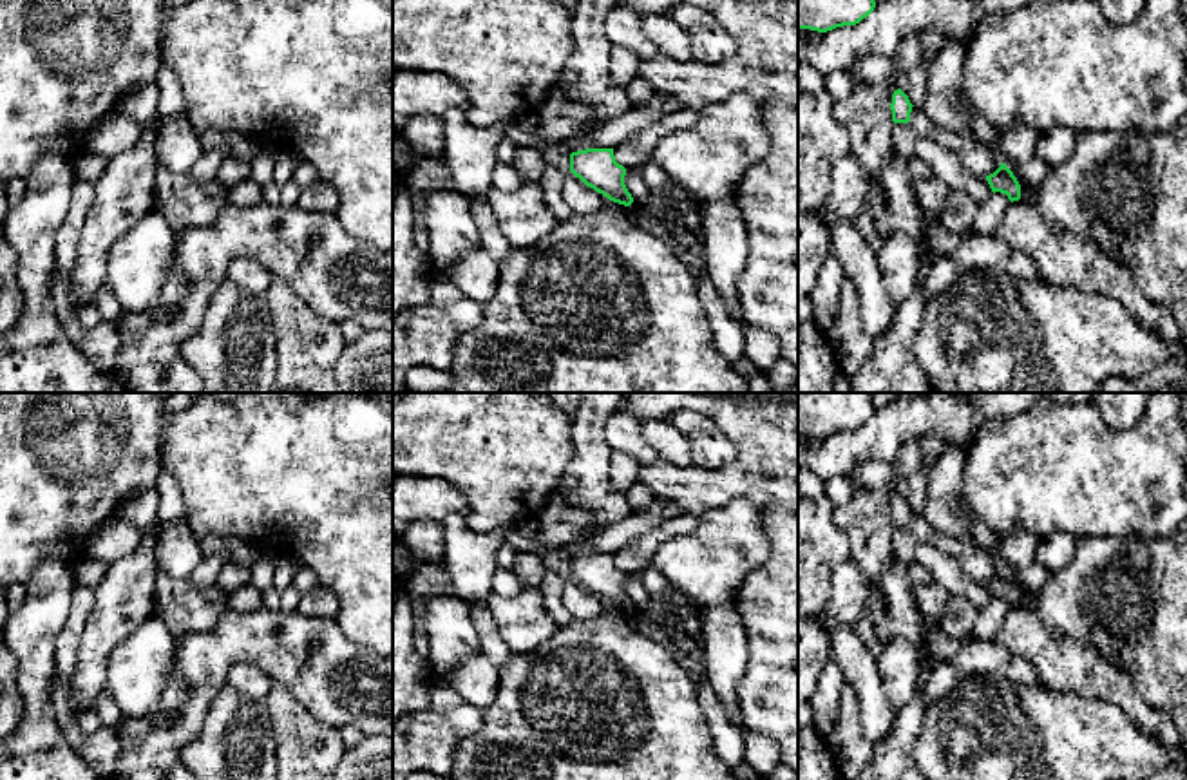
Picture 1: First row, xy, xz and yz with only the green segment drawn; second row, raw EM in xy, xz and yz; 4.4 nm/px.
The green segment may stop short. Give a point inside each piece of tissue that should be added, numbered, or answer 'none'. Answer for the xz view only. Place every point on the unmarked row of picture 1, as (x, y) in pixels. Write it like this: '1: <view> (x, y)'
none

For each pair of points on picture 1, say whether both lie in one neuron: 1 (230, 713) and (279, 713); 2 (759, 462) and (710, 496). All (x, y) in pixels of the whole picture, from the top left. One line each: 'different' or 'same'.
1: different
2: same

